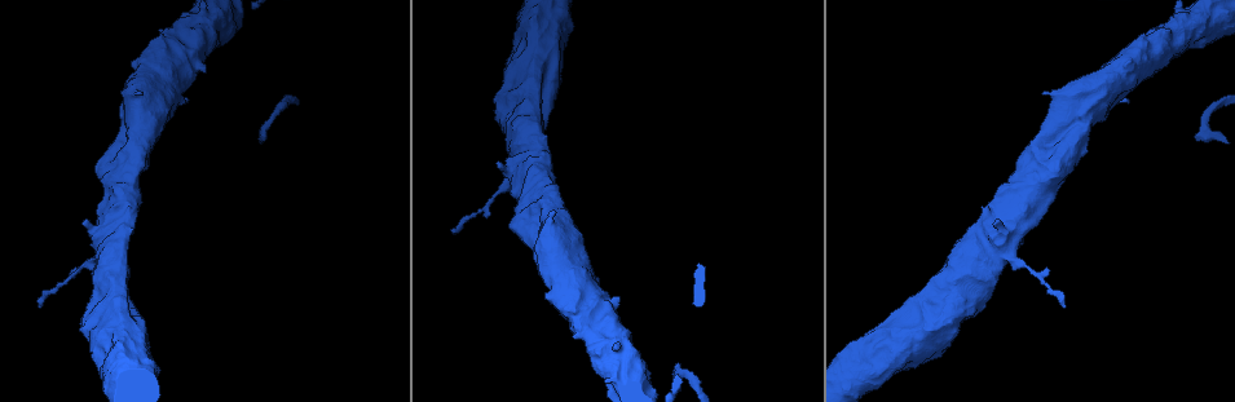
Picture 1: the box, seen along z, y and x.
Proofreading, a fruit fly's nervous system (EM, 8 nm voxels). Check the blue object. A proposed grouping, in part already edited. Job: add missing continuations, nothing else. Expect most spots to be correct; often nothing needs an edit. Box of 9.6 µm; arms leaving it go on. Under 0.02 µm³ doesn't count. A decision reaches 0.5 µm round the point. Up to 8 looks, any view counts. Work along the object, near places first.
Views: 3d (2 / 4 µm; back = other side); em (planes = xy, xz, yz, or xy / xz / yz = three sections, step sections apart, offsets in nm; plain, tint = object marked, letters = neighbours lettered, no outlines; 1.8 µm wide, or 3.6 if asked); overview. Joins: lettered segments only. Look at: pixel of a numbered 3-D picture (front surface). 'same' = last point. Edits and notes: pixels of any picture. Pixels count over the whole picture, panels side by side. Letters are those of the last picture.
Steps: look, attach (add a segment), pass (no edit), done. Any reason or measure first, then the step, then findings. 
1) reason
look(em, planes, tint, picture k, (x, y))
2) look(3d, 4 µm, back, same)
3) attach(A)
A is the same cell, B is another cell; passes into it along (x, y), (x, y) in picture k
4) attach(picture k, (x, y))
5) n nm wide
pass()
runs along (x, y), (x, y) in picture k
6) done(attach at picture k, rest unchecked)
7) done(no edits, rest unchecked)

sudden change in width
look(em, 3.6 µm, planes, tint, picture 1, (507, 179))

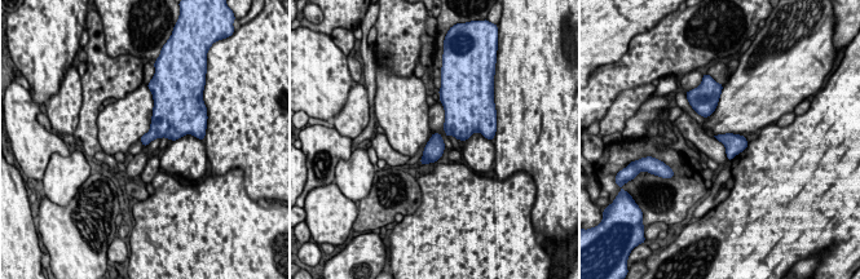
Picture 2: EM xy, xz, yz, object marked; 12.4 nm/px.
what lies round it
look(em, 3.6 µm, planes, letters, same)

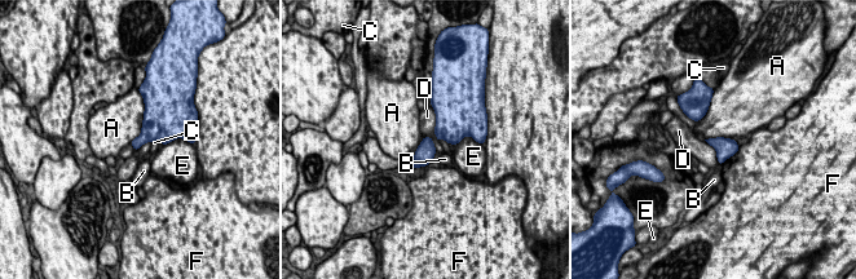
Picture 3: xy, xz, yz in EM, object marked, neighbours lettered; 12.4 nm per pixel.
140 nm wide
pass()
A, B, C, D, E and F are other cells; border along (431, 103), (438, 141) in picture 3; no lettered segment goes on from it

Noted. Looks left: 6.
calibre changes
look(em, 3.6 µm, planes, letters, picture 1, (1074, 150))

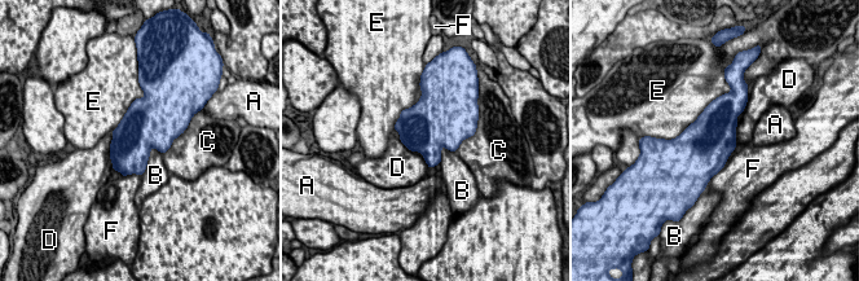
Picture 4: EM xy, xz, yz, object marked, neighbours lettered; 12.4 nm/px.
pass()
A, B, C, D, E and F are other cells; border along (154, 146), (141, 175) in picture 4; no lettered segment goes on from it

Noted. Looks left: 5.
stops while still wide
look(em, 3.6 µm, yz, step 8, tint, picture 1, (204, 72))

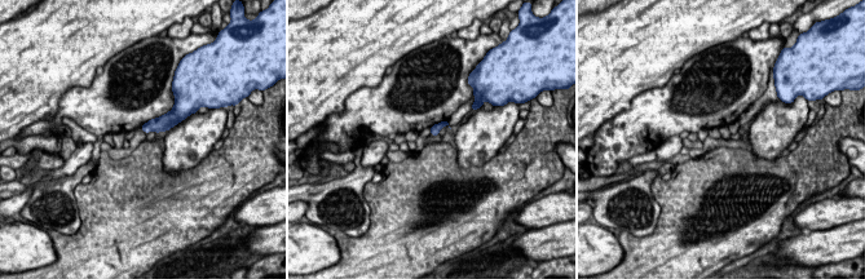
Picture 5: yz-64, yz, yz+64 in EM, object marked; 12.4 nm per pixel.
look(em, 3.6 µm, yz, step 8, letters, same)

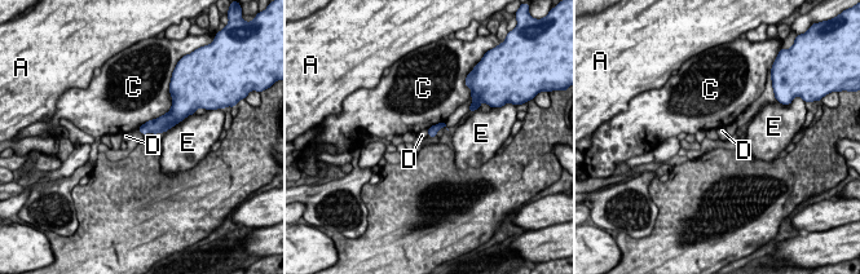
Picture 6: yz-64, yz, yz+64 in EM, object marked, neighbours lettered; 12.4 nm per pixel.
pass()
A, C, D and E are other cells; border along (427, 128), (428, 135) in picture 6; none of them fits

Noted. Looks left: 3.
done(no edits, rest unchecked)

